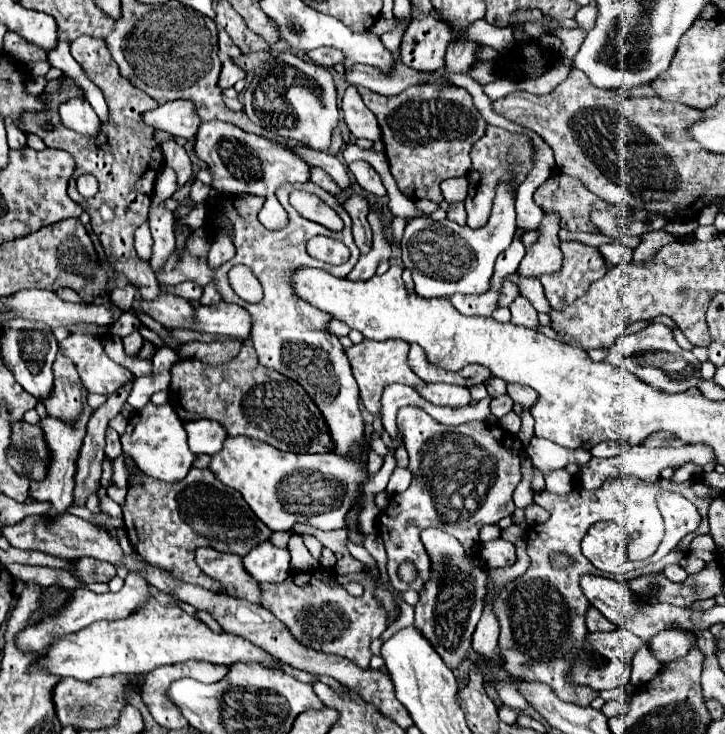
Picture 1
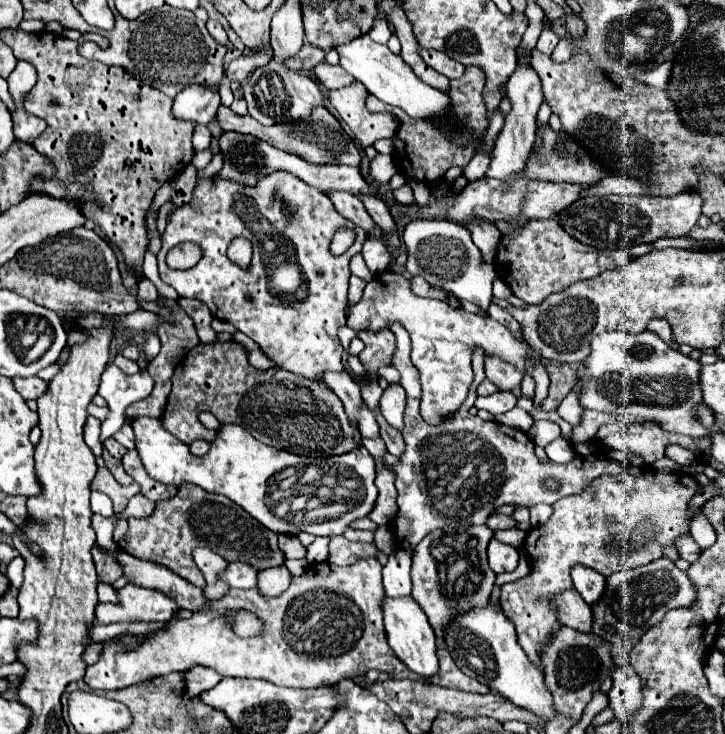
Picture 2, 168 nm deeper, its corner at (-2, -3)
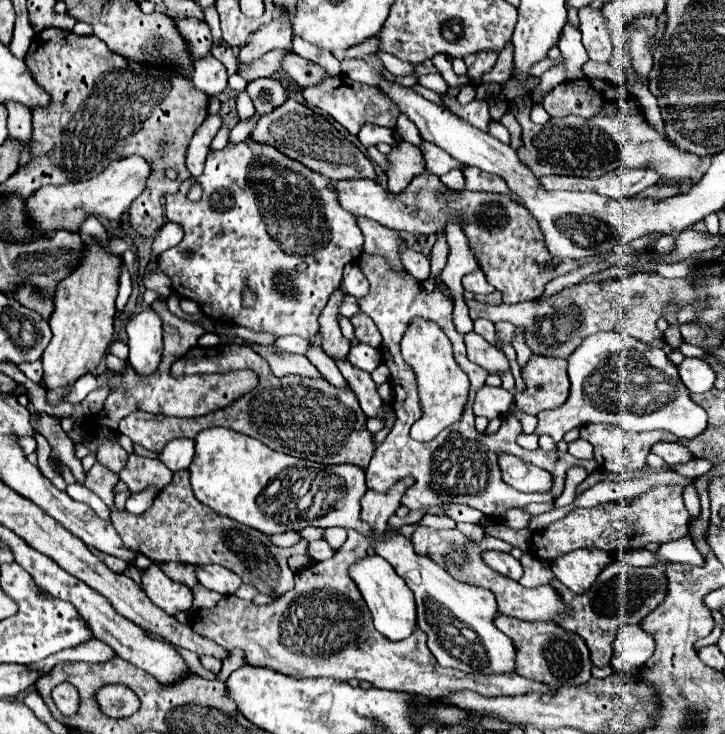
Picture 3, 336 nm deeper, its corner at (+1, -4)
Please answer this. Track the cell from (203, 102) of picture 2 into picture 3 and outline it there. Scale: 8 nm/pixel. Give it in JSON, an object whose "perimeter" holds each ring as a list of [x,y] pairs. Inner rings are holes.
{"perimeter":[[[212,54],[198,58],[192,72],[192,86],[206,96],[220,94],[228,86],[226,68]]]}

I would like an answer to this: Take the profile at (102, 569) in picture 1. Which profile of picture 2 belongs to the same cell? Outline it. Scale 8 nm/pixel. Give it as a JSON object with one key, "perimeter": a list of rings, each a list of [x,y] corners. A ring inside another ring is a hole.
{"perimeter":[[[97,545],[92,548],[91,554],[95,567],[97,567],[99,581],[103,581],[103,583],[115,583],[123,575],[121,563],[117,559],[113,559],[111,555],[101,552]]]}

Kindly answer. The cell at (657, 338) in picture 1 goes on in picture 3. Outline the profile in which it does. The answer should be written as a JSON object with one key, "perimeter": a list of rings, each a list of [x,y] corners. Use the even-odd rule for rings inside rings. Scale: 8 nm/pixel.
{"perimeter":[[[598,332],[598,334],[594,334],[594,336],[588,336],[588,338],[586,338],[586,340],[574,350],[574,354],[568,358],[568,376],[570,376],[570,396],[568,396],[568,400],[566,400],[562,406],[558,406],[558,408],[544,410],[544,412],[538,414],[538,426],[536,426],[536,430],[534,430],[536,436],[548,434],[548,436],[552,436],[554,442],[560,442],[560,440],[564,438],[564,434],[566,434],[568,430],[576,428],[576,426],[584,426],[584,424],[590,424],[590,422],[606,422],[606,424],[622,426],[622,428],[626,428],[626,430],[630,430],[630,432],[666,430],[666,432],[676,434],[678,438],[694,438],[694,436],[702,434],[702,432],[706,430],[706,426],[708,426],[708,414],[706,414],[706,410],[704,410],[702,406],[698,406],[698,404],[690,398],[688,388],[682,384],[682,380],[680,380],[680,376],[678,376],[678,368],[676,368],[676,364],[672,364],[672,362],[668,360],[666,352],[664,352],[662,348],[652,348],[652,346],[648,346],[648,344],[642,344],[642,342],[638,342],[638,340],[632,338],[632,336],[618,334],[618,332]]]}

